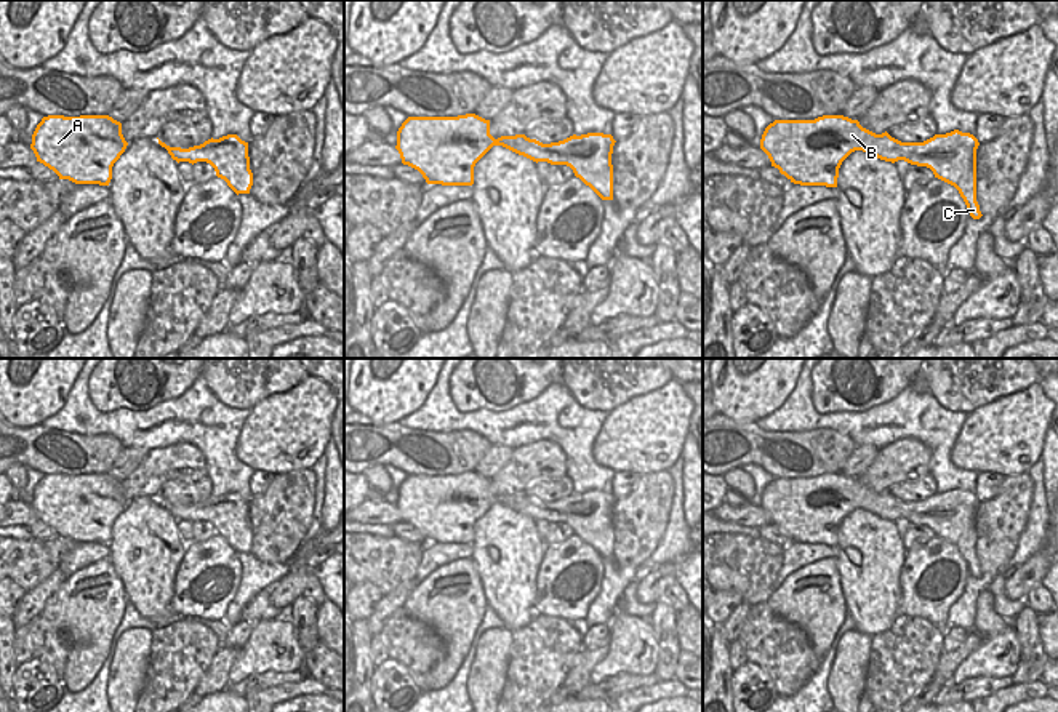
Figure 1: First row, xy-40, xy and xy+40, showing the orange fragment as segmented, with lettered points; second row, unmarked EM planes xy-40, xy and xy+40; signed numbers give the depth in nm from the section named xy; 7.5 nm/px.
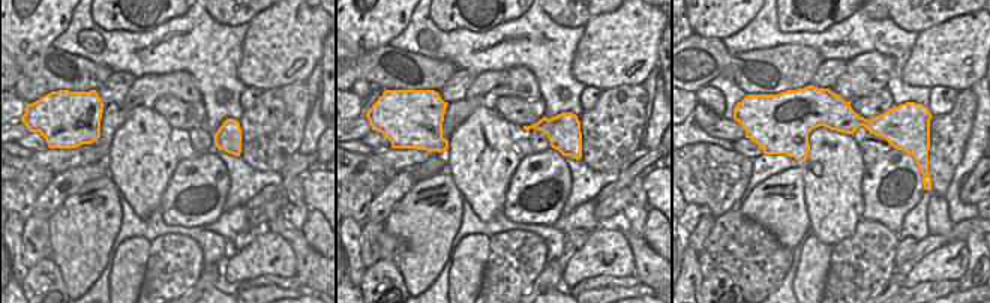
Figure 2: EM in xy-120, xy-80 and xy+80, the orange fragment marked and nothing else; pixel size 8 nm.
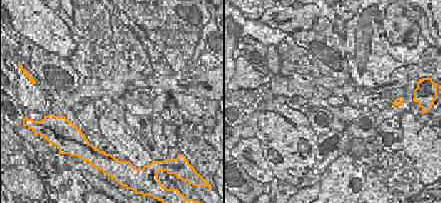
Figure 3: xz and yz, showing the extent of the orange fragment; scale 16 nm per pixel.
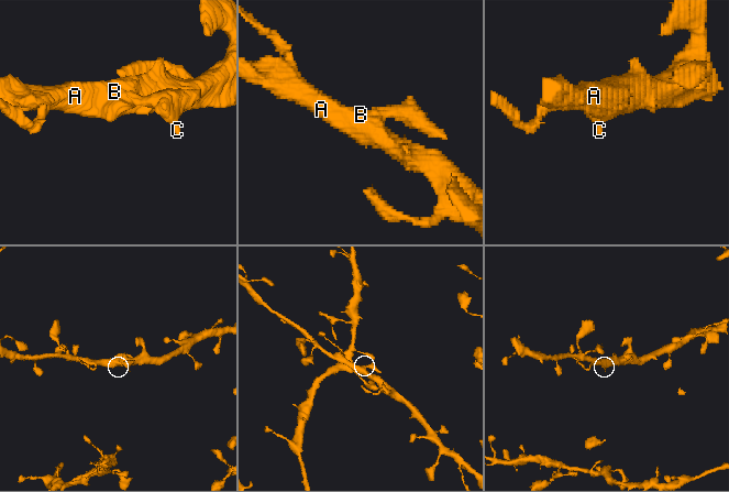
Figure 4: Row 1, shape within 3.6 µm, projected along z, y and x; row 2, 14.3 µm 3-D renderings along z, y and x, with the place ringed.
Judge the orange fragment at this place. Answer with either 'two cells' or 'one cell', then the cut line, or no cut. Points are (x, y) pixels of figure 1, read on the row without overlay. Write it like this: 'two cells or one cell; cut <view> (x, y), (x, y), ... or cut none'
one cell; cut none

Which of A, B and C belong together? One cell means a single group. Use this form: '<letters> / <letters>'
A B C

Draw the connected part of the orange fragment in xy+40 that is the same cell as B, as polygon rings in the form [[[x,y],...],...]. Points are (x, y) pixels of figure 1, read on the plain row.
[[[844,474],[815,478],[775,478],[760,498],[760,507],[791,541],[837,546],[839,526],[855,509],[885,520],[904,518],[927,525],[935,536],[954,544],[973,578],[983,573],[976,560],[976,507],[970,491],[954,488],[924,501],[901,501],[887,490],[876,493]]]

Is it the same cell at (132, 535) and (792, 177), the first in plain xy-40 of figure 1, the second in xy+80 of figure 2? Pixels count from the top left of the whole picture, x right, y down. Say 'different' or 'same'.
different

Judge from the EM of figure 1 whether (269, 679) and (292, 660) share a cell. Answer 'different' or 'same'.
different

